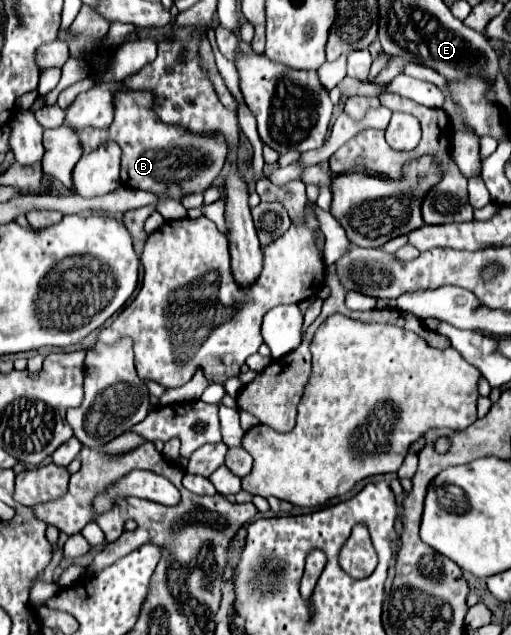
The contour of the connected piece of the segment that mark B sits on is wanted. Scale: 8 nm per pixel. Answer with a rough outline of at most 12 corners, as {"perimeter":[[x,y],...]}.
{"perimeter":[[154,94],[116,96],[108,128],[84,128],[86,154],[122,148],[122,186],[176,200],[208,190],[224,136],[164,124]]}

